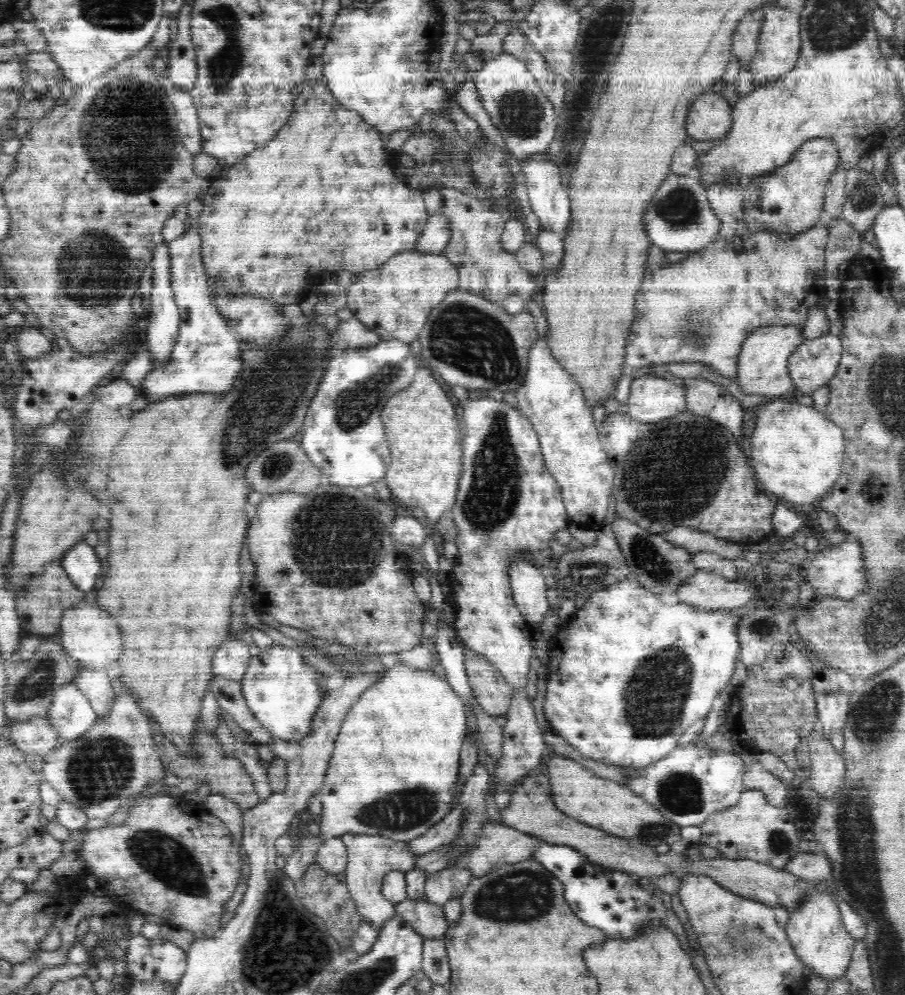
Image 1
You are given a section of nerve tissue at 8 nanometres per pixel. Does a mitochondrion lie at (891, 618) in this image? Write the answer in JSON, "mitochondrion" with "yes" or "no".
{"mitochondrion":"yes"}

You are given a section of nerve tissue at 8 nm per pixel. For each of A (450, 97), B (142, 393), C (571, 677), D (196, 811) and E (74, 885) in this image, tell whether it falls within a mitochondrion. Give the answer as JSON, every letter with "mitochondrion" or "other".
{"A":"other","B":"other","C":"other","D":"other","E":"other"}

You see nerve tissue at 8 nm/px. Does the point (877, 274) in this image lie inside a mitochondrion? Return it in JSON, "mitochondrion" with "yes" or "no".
{"mitochondrion":"no"}

